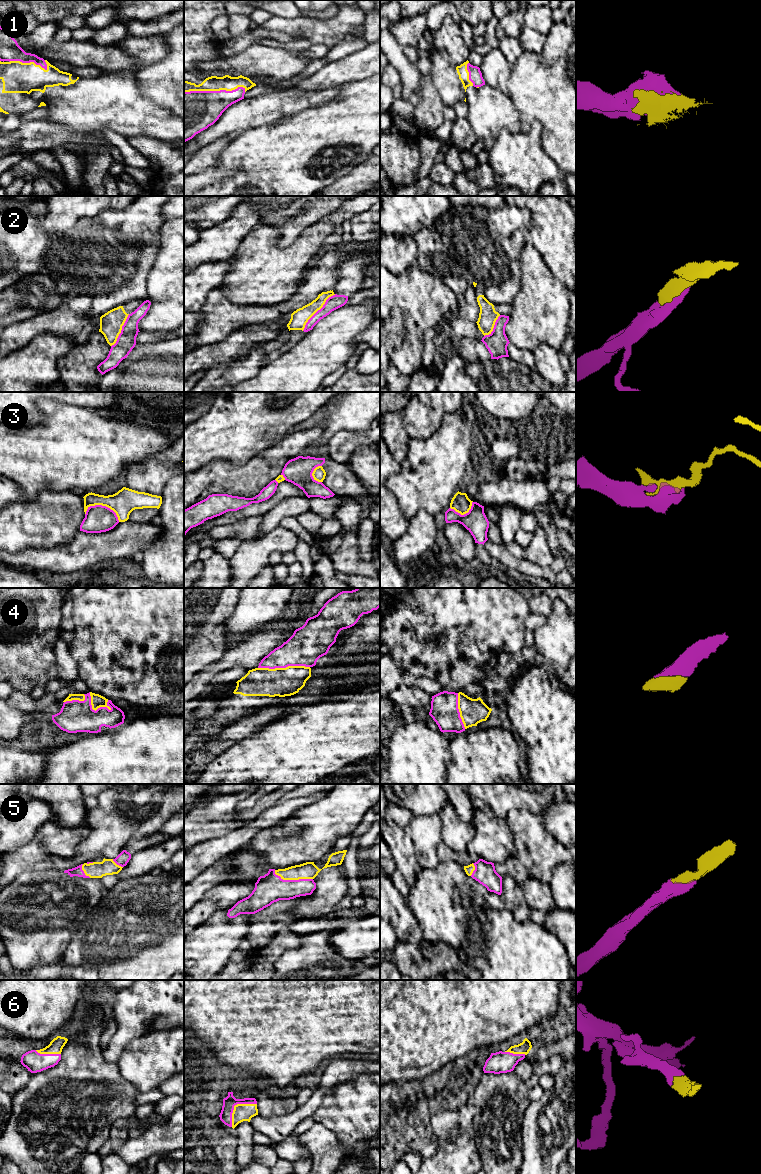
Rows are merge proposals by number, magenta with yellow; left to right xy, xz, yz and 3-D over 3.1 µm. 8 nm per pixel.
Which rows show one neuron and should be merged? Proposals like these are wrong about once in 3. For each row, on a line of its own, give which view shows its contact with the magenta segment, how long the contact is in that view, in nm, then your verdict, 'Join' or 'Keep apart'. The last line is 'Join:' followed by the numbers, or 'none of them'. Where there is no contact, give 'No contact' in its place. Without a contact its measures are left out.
1: Touches magenta in xz. Shared border 500 nm. Join
2: Touches magenta in xz. Shared border 400 nm. Keep apart
3: Touches magenta in xy. Shared border 300 nm. Join
4: Touches magenta in xz. Shared border 420 nm. Join
5: Touches magenta in xz. Shared border 320 nm. Join
6: Touches magenta in xz. Shared border 280 nm. Join
Join: 1, 3, 4, 5, 6

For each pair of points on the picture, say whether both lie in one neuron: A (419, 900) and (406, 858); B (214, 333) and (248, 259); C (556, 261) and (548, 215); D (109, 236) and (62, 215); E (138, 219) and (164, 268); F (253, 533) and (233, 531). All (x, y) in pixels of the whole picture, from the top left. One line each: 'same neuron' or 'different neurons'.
A: different neurons
B: different neurons
C: same neuron
D: different neurons
E: different neurons
F: same neuron

